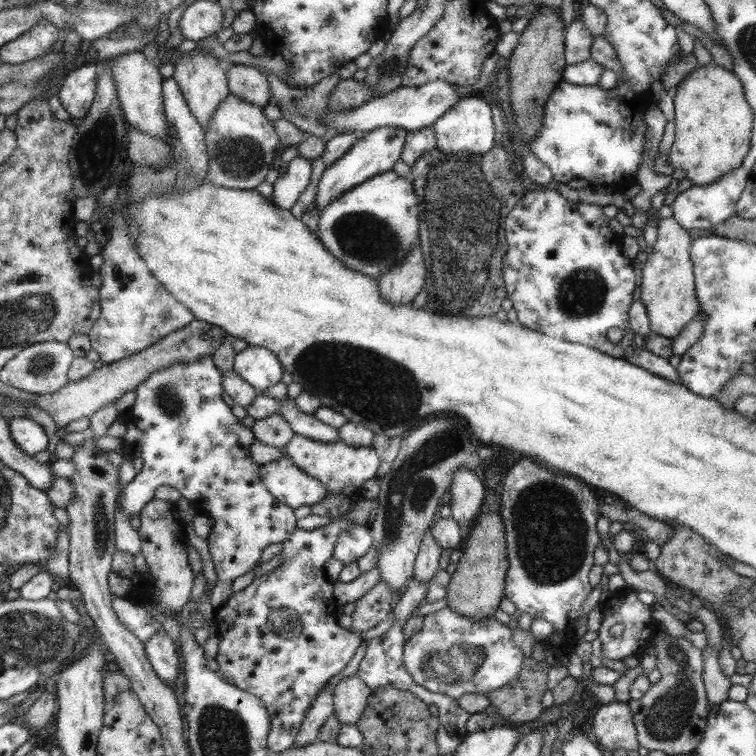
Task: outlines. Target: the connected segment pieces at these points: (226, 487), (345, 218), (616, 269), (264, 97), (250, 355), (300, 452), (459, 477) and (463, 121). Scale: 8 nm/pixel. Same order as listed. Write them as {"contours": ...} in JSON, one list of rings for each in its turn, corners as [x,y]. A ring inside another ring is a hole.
{"contours":[[[[212,355],[193,359],[191,362],[172,362],[165,368],[153,371],[149,378],[135,390],[135,402],[131,406],[129,426],[125,426],[127,436],[121,441],[119,452],[123,456],[141,458],[142,467],[131,482],[122,490],[116,500],[127,516],[139,516],[141,508],[149,502],[157,486],[170,486],[180,492],[194,505],[204,505],[206,515],[212,521],[210,533],[206,538],[208,551],[216,572],[216,585],[211,591],[210,604],[213,609],[220,607],[231,594],[232,582],[248,574],[258,560],[262,550],[270,544],[282,543],[288,534],[296,528],[297,518],[291,507],[279,503],[261,486],[258,466],[249,459],[249,446],[255,438],[251,428],[241,424],[241,418],[235,418],[221,400],[221,374],[217,370]]],[[[389,170],[368,178],[336,200],[332,200],[319,215],[316,237],[323,243],[325,250],[328,250],[328,253],[343,266],[377,281],[384,272],[404,260],[408,252],[412,252],[413,246],[419,242],[417,232],[419,232],[420,208],[418,205],[419,199],[416,197],[412,183]]],[[[553,184],[538,187],[537,190],[530,190],[521,200],[517,201],[515,208],[513,208],[513,214],[509,214],[509,218],[505,218],[505,230],[509,230],[509,250],[505,254],[505,272],[503,272],[503,279],[505,281],[505,290],[508,290],[508,298],[511,300],[513,310],[517,316],[517,323],[520,326],[529,328],[545,334],[547,336],[560,338],[567,342],[574,342],[575,344],[581,344],[585,346],[593,347],[595,350],[602,351],[607,355],[612,355],[613,358],[622,358],[622,354],[625,349],[631,346],[631,327],[627,326],[627,310],[629,310],[629,304],[631,304],[631,292],[635,290],[635,274],[633,274],[633,268],[629,264],[630,260],[627,257],[623,258],[621,252],[619,252],[619,237],[613,236],[611,229],[607,228],[607,220],[603,218],[601,214],[601,208],[595,204],[581,204],[579,202],[569,202],[568,199],[561,195],[557,191]],[[609,328],[619,328],[622,332],[621,339],[615,344],[611,344],[607,340],[607,330]]],[[[231,64],[225,66],[225,76],[229,93],[256,105],[269,104],[267,81],[255,67]]],[[[248,345],[235,353],[232,371],[261,393],[265,388],[279,382],[281,378],[279,361],[276,354],[271,354],[265,347]]],[[[297,435],[289,440],[289,443],[284,447],[284,452],[289,459],[296,463],[299,470],[318,480],[329,494],[341,493],[343,486],[351,486],[358,494],[358,499],[362,499],[363,496],[361,486],[367,480],[377,478],[376,472],[380,465],[377,454],[371,448],[351,447],[340,441],[325,444]]],[[[459,467],[453,471],[448,490],[450,518],[464,533],[472,526],[471,521],[475,520],[477,512],[480,511],[486,493],[484,490],[484,485],[472,470]]],[[[459,97],[433,124],[436,136],[436,148],[447,154],[457,151],[469,151],[473,154],[483,154],[493,146],[495,128],[491,124],[491,108],[479,97]]]]}

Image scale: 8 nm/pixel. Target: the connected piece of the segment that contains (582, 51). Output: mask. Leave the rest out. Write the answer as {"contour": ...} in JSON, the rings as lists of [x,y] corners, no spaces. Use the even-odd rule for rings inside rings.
{"contour":[[[581,18],[565,28],[564,32],[564,61],[572,65],[590,58],[590,46],[593,42],[592,35],[585,29]]]}

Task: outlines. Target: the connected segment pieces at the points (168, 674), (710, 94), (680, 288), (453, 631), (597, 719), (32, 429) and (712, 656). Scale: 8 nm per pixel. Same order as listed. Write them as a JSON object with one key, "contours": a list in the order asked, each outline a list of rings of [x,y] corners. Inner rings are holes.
{"contours":[[[[154,632],[145,640],[144,652],[159,680],[169,685],[177,678],[181,663],[178,647],[166,633]]],[[[715,63],[692,69],[677,84],[672,101],[674,104],[674,141],[671,145],[668,162],[673,169],[684,170],[683,185],[705,186],[739,168],[748,153],[752,136],[752,107],[745,102],[741,81],[731,72]]],[[[672,217],[658,219],[657,235],[641,269],[640,303],[645,307],[649,328],[672,339],[700,310],[695,293],[695,275],[689,258],[691,236]]],[[[445,605],[441,610],[424,616],[419,632],[412,634],[403,645],[402,663],[410,680],[429,692],[459,700],[464,694],[485,695],[513,681],[521,673],[524,654],[514,645],[512,630],[494,618],[472,621],[469,617]]],[[[617,700],[601,705],[591,718],[591,732],[599,748],[606,754],[611,750],[637,750],[635,723],[626,702]]],[[[27,417],[11,419],[8,427],[11,441],[29,457],[34,457],[38,452],[48,450],[52,446],[53,441],[47,438],[43,428]]],[[[715,648],[703,649],[704,655],[704,689],[707,691],[708,704],[710,706],[727,700],[729,687],[728,676],[725,676],[718,665],[718,650]]]]}

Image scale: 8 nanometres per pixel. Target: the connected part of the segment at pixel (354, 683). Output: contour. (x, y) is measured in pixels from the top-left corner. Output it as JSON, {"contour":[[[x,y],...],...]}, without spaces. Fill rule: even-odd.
{"contour":[[[356,676],[342,678],[332,689],[332,714],[340,724],[355,724],[371,696],[370,688]]]}

